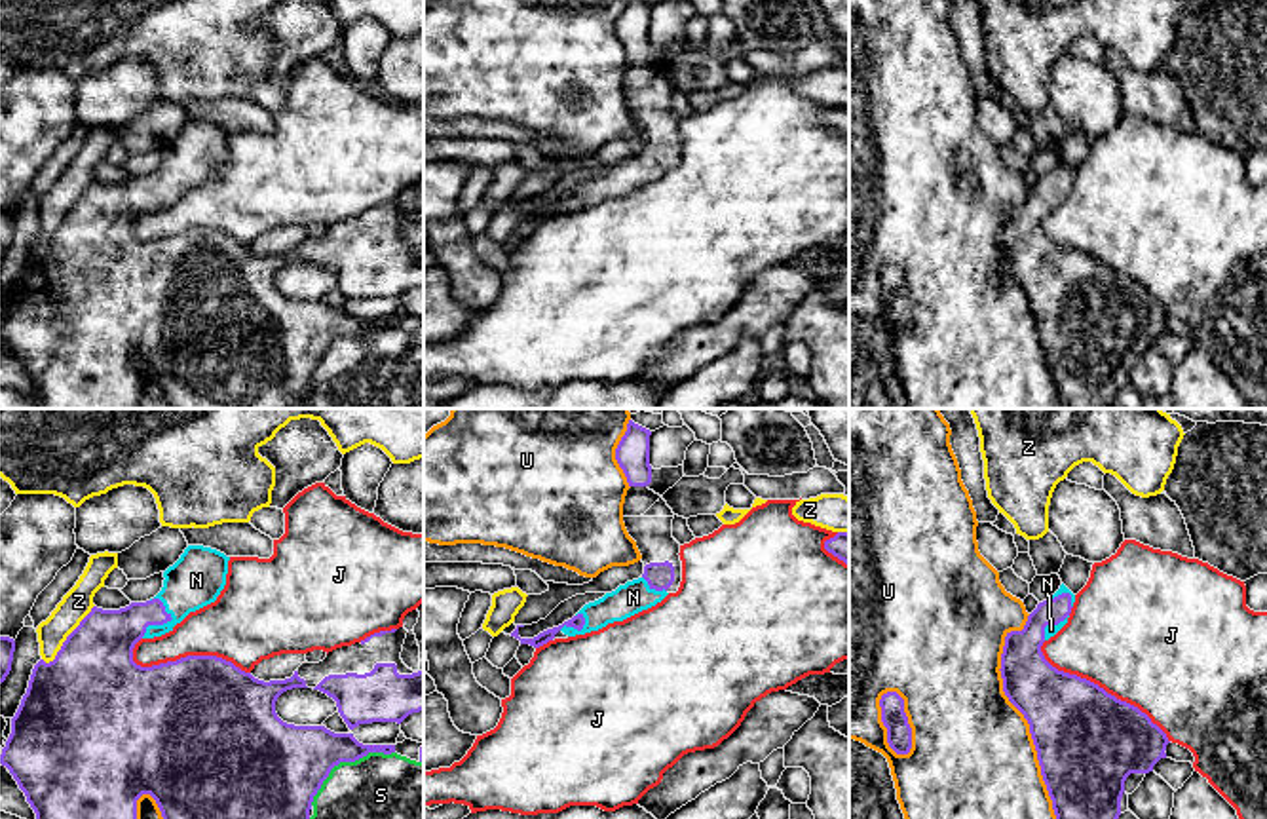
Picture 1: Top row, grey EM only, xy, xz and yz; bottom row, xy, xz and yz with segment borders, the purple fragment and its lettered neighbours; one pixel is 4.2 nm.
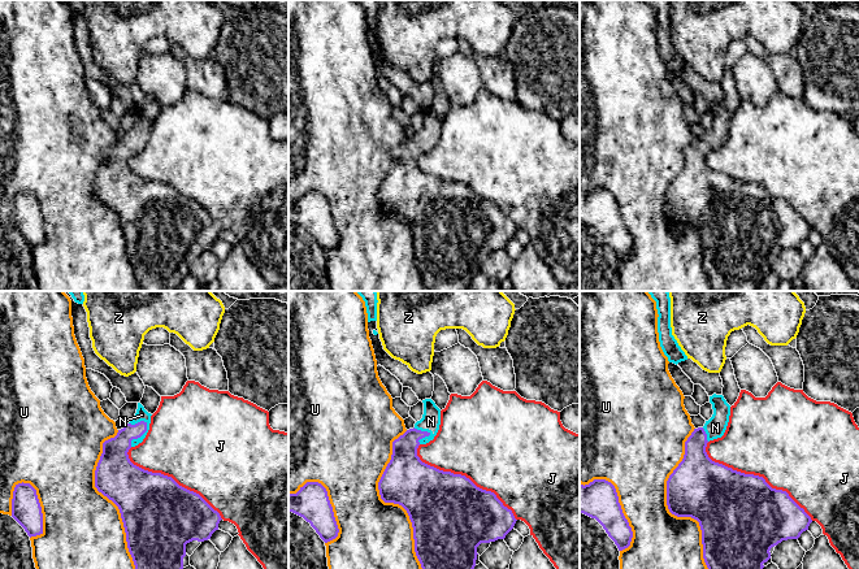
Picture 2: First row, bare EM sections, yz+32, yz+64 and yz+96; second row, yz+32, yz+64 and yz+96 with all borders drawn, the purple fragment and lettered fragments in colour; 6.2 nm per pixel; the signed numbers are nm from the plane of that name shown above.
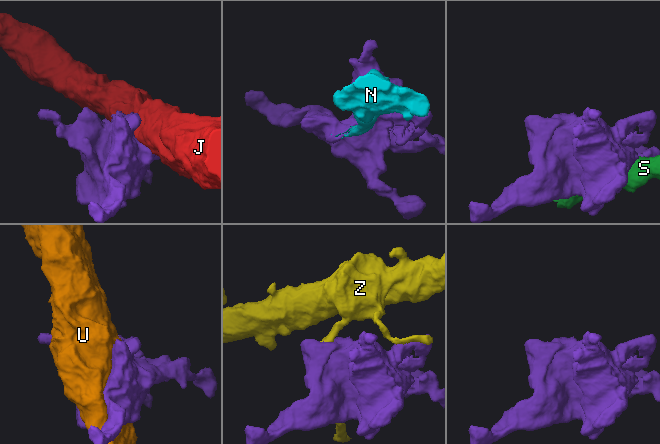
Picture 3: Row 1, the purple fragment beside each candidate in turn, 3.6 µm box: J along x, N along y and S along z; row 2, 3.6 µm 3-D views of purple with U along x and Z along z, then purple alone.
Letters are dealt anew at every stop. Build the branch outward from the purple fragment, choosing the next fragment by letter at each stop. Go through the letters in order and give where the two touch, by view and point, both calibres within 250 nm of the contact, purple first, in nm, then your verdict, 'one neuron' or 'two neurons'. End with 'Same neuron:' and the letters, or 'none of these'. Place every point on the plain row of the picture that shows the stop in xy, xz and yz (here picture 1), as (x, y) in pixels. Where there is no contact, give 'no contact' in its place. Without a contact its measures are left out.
J: meets purple in yz at (1102, 263); 440 nm thick on the purple side, 500 nm on the other; two neurons
N: meets purple in xy at (164, 196); 240 nm thick on the purple side, 220 nm on the other; one neuron
S: meets purple in xy at (344, 335); 340 nm thick on the purple side, 460 nm on the other; two neurons
U: meets purple in yz at (1026, 293); 420 nm thick on the purple side, 480 nm on the other; two neurons
Z: meets purple in xy at (69, 209); 420 nm thick on the purple side, 120 nm on the other; two neurons
Same neuron: N

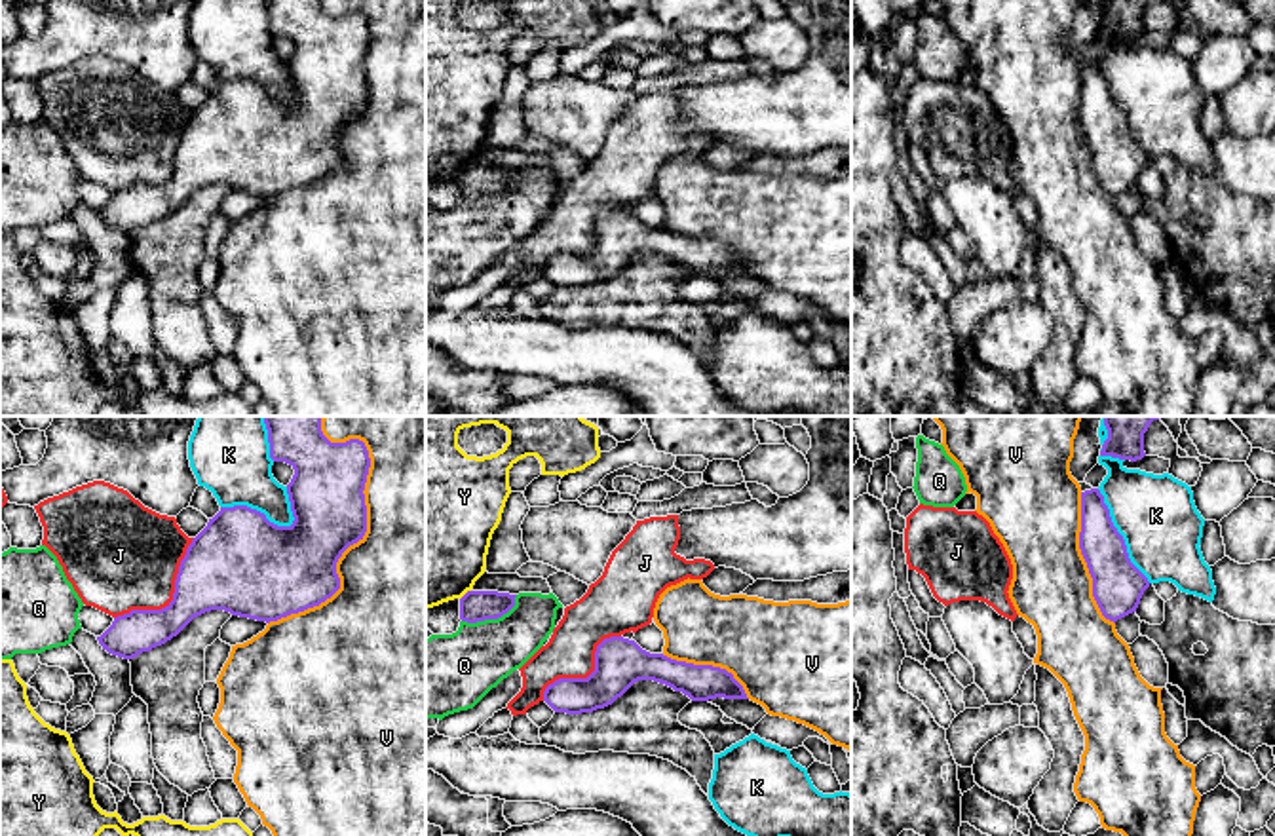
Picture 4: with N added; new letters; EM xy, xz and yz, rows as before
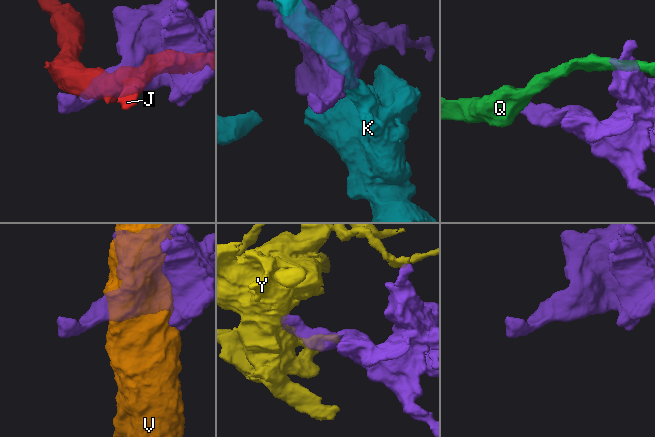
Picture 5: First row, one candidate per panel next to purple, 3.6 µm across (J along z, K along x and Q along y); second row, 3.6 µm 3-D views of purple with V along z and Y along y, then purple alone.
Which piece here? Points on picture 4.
J: meets purple in xy at (173, 171); 360 nm thick on the purple side, 440 nm on the other; two neurons
K: meets purple in xy at (259, 86); 420 nm thick on the purple side, 300 nm on the other; two neurons
Q: meets purple in xz at (493, 192); 130 nm thick on the purple side, 300 nm on the other; two neurons
V: meets purple in xy at (348, 120); 360 nm thick on the purple side, 460 nm on the other; two neurons
Y: meets purple in xz at (464, 170); 130 nm thick on the purple side, 480 nm on the other; two neurons
Same neuron: none of these

